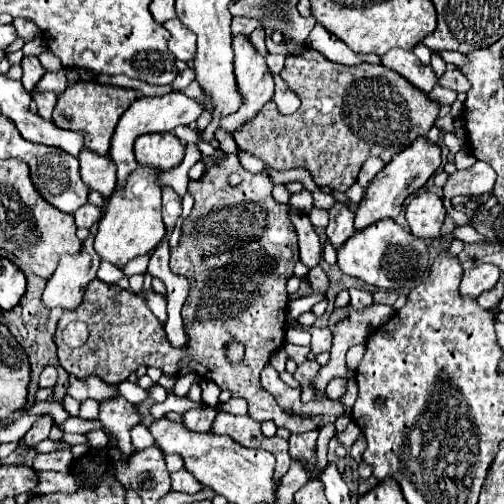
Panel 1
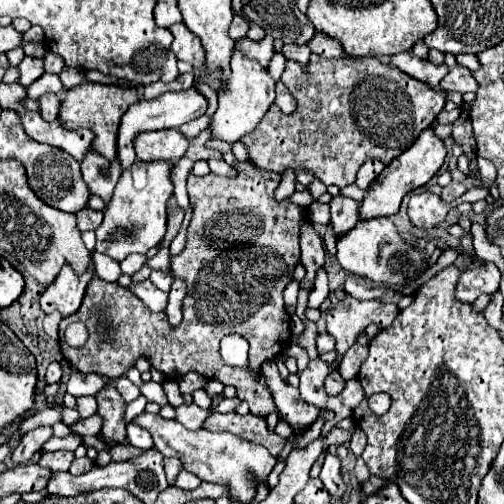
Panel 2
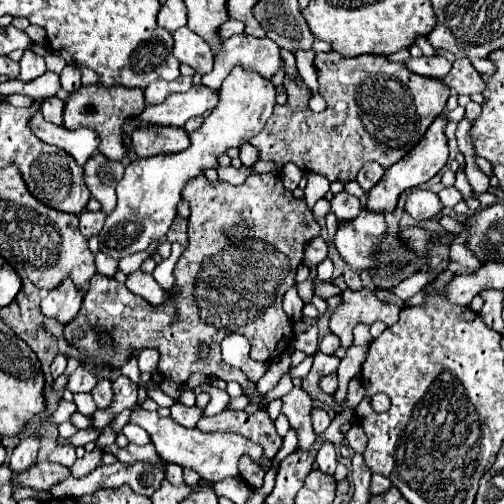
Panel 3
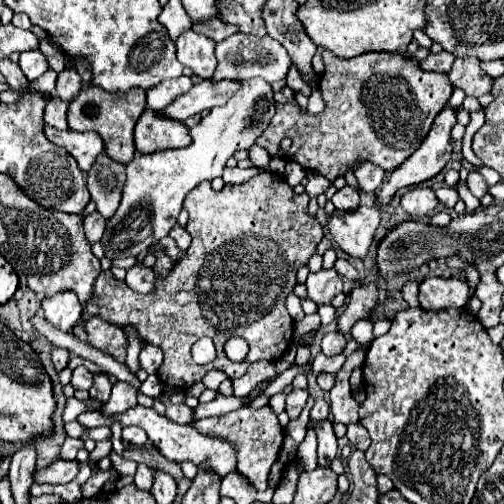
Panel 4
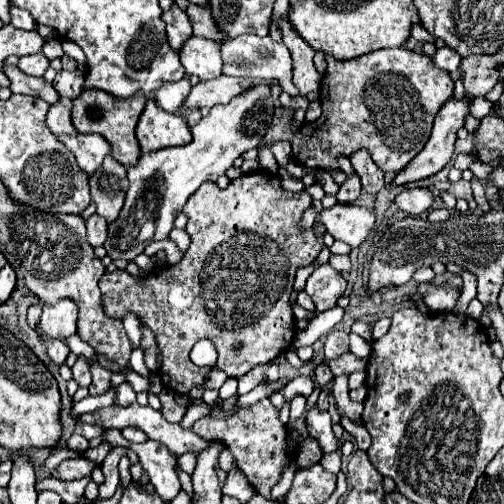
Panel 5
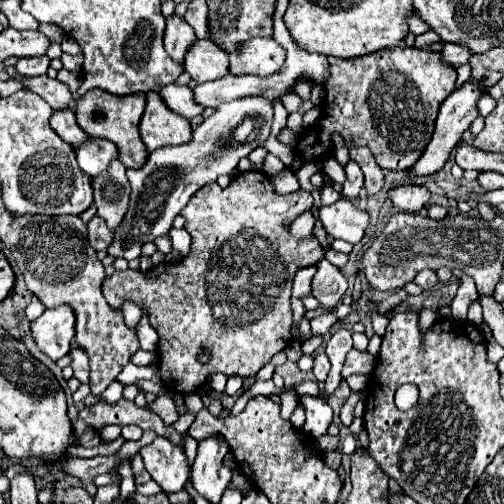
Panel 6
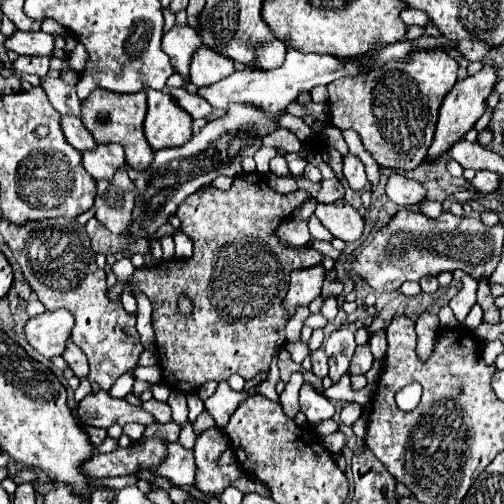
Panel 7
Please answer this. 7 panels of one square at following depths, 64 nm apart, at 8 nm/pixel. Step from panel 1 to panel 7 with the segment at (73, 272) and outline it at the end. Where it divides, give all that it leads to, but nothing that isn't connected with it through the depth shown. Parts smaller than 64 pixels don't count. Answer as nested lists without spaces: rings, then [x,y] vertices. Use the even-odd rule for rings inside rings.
[[[46,310],[44,314],[28,320],[26,338],[42,356],[46,358],[62,356],[70,338],[72,324],[74,320],[68,310],[56,310],[56,312]]]

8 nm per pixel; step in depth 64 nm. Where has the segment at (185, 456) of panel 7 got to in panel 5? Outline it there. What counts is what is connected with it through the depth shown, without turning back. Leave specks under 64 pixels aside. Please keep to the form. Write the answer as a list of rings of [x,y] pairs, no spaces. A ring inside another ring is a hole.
[[[146,440],[142,444],[122,442],[124,448],[130,448],[138,454],[138,460],[142,468],[150,476],[150,484],[154,486],[154,492],[164,500],[170,502],[181,490],[178,477],[178,458],[164,448],[164,444],[158,444],[156,440]]]

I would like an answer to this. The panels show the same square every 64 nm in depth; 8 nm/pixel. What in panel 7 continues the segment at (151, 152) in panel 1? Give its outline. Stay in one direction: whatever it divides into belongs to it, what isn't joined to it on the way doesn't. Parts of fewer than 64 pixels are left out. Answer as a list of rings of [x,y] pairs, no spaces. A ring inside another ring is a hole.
[[[146,90],[148,112],[144,118],[144,136],[154,150],[186,144],[192,138],[192,118],[172,102],[166,90]]]

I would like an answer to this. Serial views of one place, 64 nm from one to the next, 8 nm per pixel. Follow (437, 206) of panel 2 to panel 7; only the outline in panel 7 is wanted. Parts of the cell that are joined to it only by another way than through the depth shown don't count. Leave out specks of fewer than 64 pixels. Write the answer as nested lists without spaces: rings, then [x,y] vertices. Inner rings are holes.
[[[394,172],[386,184],[386,196],[398,206],[416,206],[426,198],[426,188],[416,180],[404,178],[402,174]]]

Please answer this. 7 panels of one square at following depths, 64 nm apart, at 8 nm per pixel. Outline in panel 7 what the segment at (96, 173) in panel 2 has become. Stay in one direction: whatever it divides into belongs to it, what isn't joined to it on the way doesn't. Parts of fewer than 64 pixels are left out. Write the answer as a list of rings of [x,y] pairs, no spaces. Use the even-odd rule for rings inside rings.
[[[126,168],[116,172],[112,180],[96,182],[96,220],[102,222],[112,234],[122,236],[132,220],[134,184]]]

